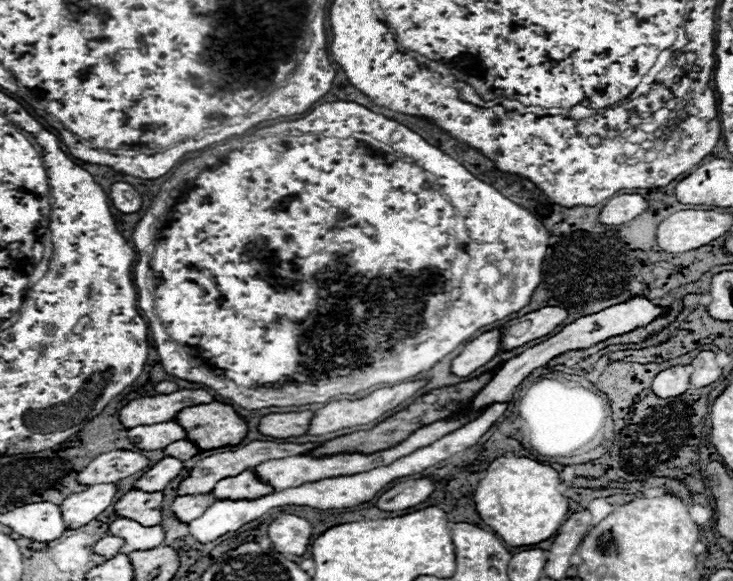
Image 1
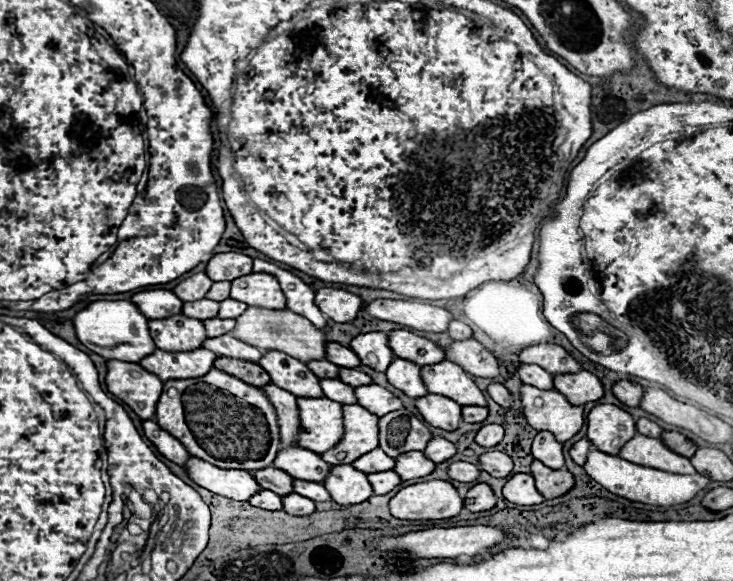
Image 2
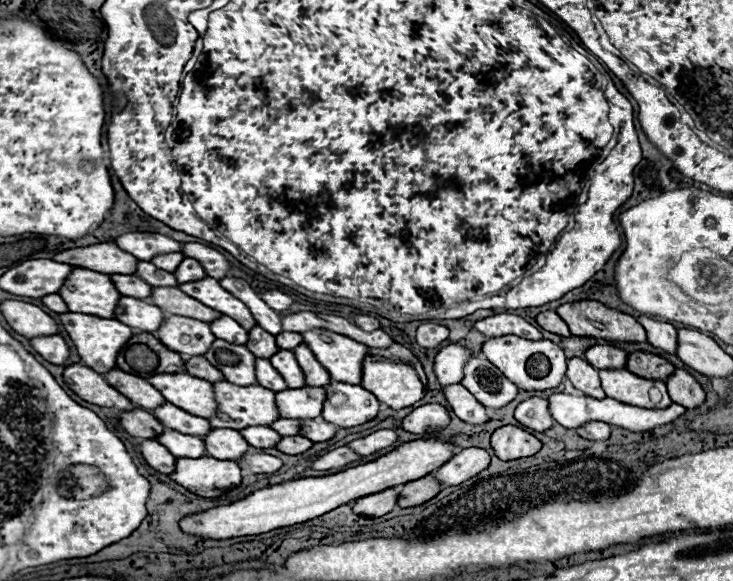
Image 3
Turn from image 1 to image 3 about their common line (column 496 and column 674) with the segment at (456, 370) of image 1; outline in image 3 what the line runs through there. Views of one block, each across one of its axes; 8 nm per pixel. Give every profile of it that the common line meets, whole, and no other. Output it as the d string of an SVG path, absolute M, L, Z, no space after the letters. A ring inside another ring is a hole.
M638 316L638 322L646 328L648 342L660 350L666 350L670 354L676 352L676 328L668 322L654 320L648 316Z

